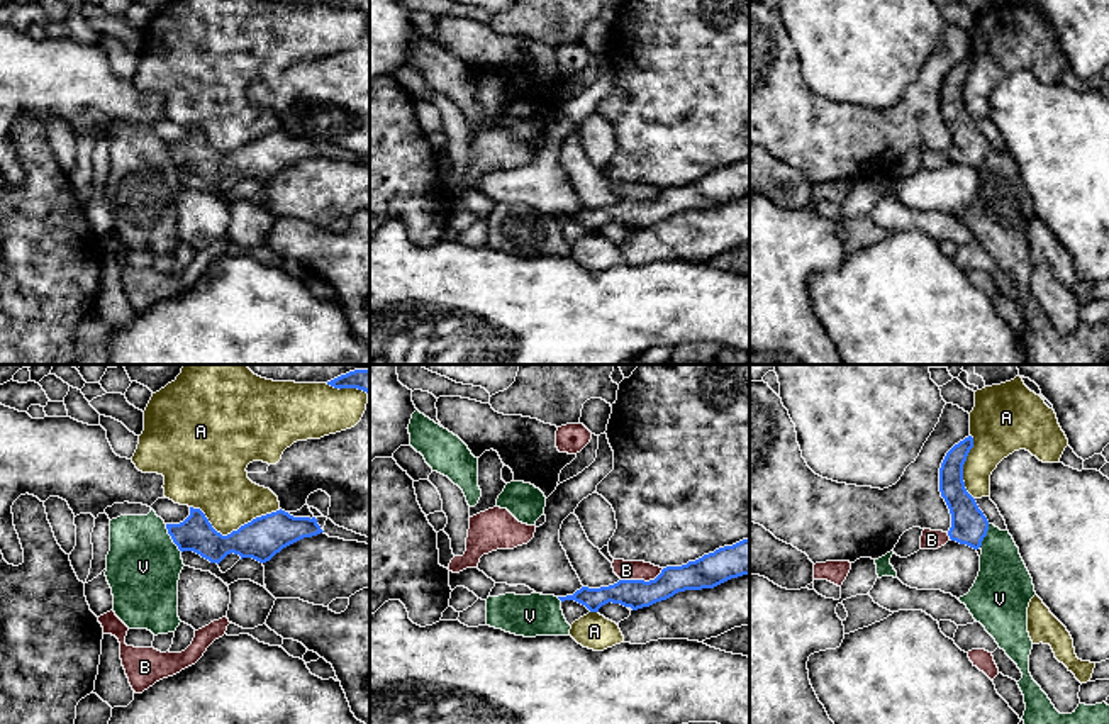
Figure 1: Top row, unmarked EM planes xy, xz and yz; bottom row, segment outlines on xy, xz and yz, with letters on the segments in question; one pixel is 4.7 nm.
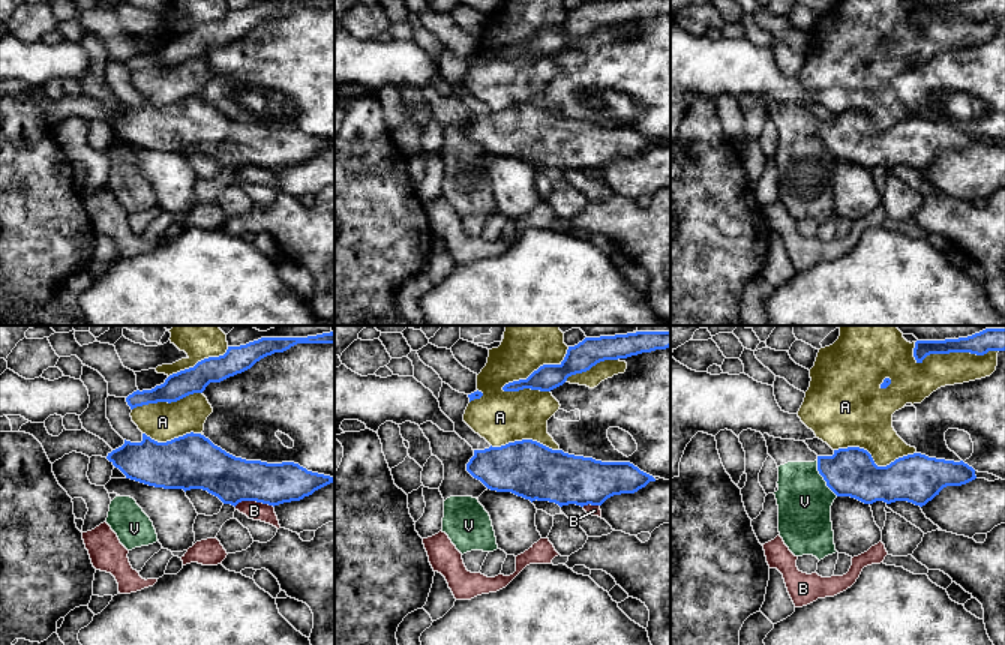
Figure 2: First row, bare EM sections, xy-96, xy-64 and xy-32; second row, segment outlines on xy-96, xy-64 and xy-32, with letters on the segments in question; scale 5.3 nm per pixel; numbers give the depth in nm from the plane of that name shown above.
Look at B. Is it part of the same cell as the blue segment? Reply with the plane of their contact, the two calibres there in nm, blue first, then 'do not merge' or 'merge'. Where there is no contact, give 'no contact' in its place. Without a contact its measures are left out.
contact in xz; calibres 140 and 100 nm; do not merge

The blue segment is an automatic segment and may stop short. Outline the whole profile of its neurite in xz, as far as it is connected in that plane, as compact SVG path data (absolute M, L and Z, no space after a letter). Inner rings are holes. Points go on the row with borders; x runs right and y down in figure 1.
M750 539L719 548L682 566L666 566L649 582L619 580L614 585L600 588L582 587L573 595L558 599L561 602L575 600L590 612L599 612L609 602L638 610L666 600L678 592L714 588L743 575L750 575Z

